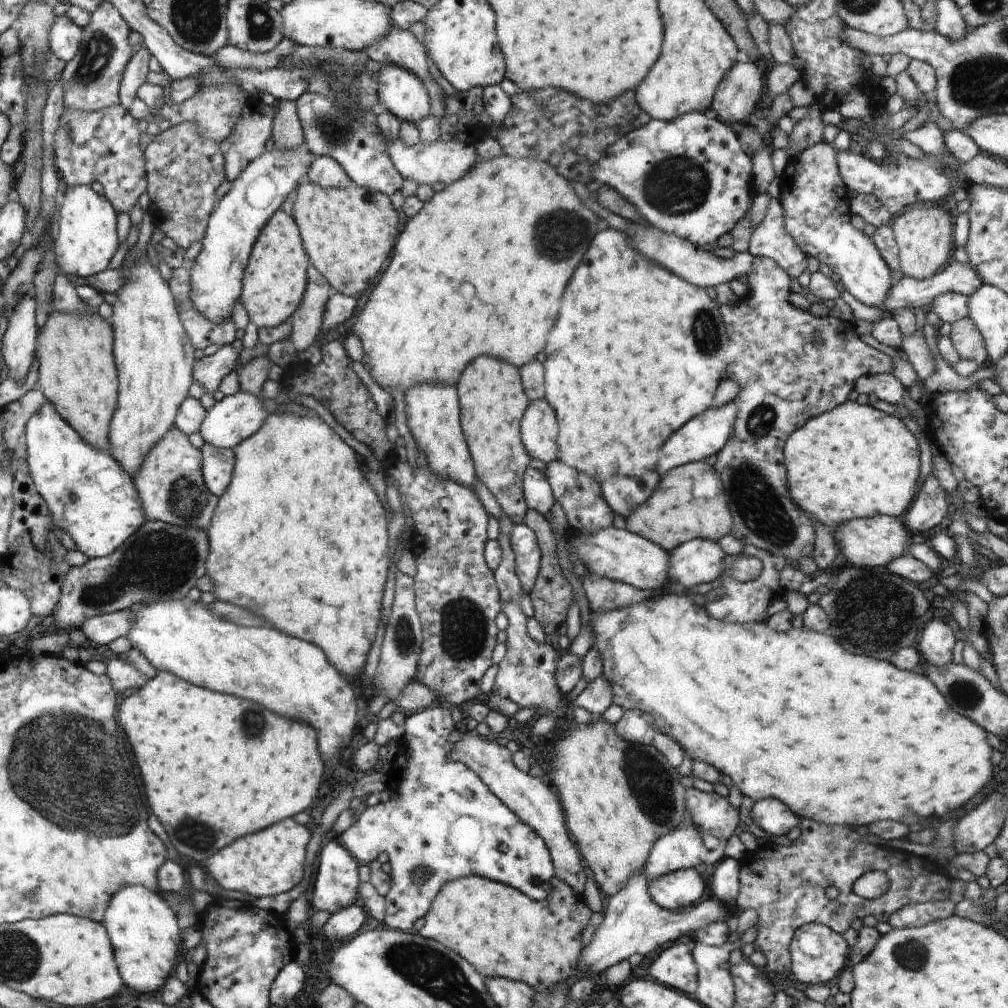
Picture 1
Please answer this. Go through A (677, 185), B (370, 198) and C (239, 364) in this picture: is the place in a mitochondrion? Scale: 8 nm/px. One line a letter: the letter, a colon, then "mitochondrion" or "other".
A: mitochondrion
B: mitochondrion
C: other

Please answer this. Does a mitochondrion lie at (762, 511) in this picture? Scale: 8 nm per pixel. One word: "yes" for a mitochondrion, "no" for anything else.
yes

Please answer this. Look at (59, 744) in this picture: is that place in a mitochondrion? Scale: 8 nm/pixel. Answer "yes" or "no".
yes

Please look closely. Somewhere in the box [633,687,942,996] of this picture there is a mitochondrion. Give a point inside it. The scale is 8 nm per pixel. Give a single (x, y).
(912, 955)

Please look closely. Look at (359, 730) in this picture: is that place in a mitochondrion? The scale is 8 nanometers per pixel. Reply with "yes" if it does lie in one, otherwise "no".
no

